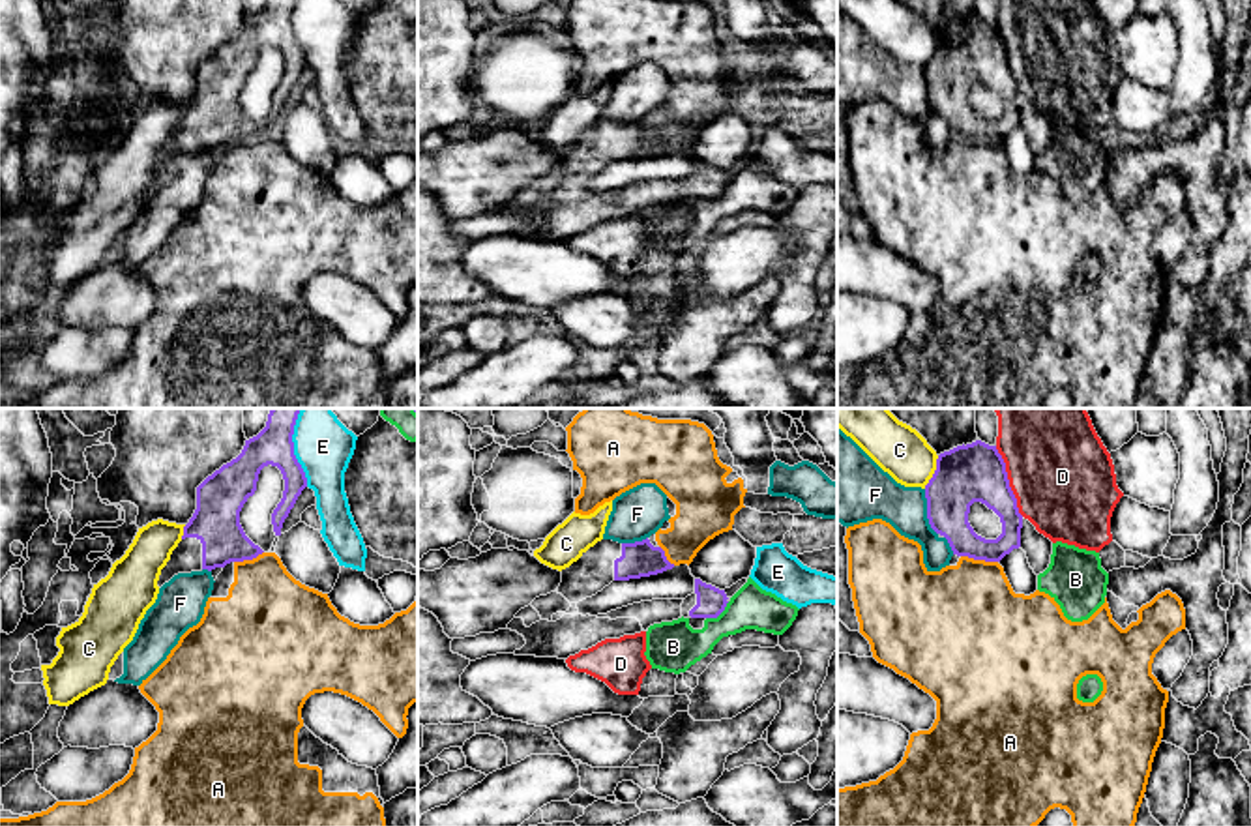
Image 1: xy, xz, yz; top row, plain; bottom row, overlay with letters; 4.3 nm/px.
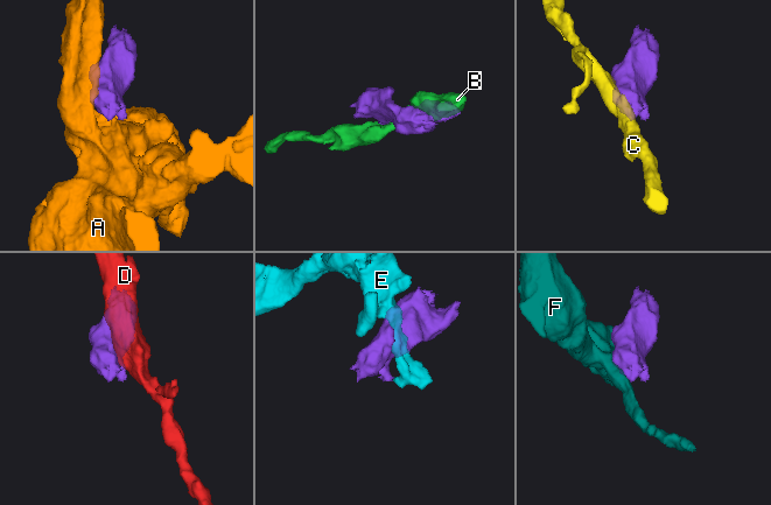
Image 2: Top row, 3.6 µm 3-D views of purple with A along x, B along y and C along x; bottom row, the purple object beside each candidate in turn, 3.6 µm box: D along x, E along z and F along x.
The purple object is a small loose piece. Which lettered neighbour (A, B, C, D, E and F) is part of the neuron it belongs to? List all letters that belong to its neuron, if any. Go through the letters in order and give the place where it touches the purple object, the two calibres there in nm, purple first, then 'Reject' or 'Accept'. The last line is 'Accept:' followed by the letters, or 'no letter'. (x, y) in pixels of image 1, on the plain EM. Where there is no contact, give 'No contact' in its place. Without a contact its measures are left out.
A: Touches purple at yz (980, 139). Thickness 180 nm (purple) against 440 nm. Reject
B: Touches purple at xz (718, 195). Thickness 130 nm (purple) against 220 nm. Reject
C: Touches purple at yz (935, 53). Thickness 260 nm (purple) against 220 nm. Reject
D: Touches purple at yz (1008, 62). Thickness 260 nm (purple) against 440 nm. Reject
E: Touches purple at xy (293, 34). Thickness 160 nm (purple) against 240 nm. Reject
F: Touches purple at yz (927, 92). Thickness 260 nm (purple) against 220 nm. Reject
Accept: no letter

